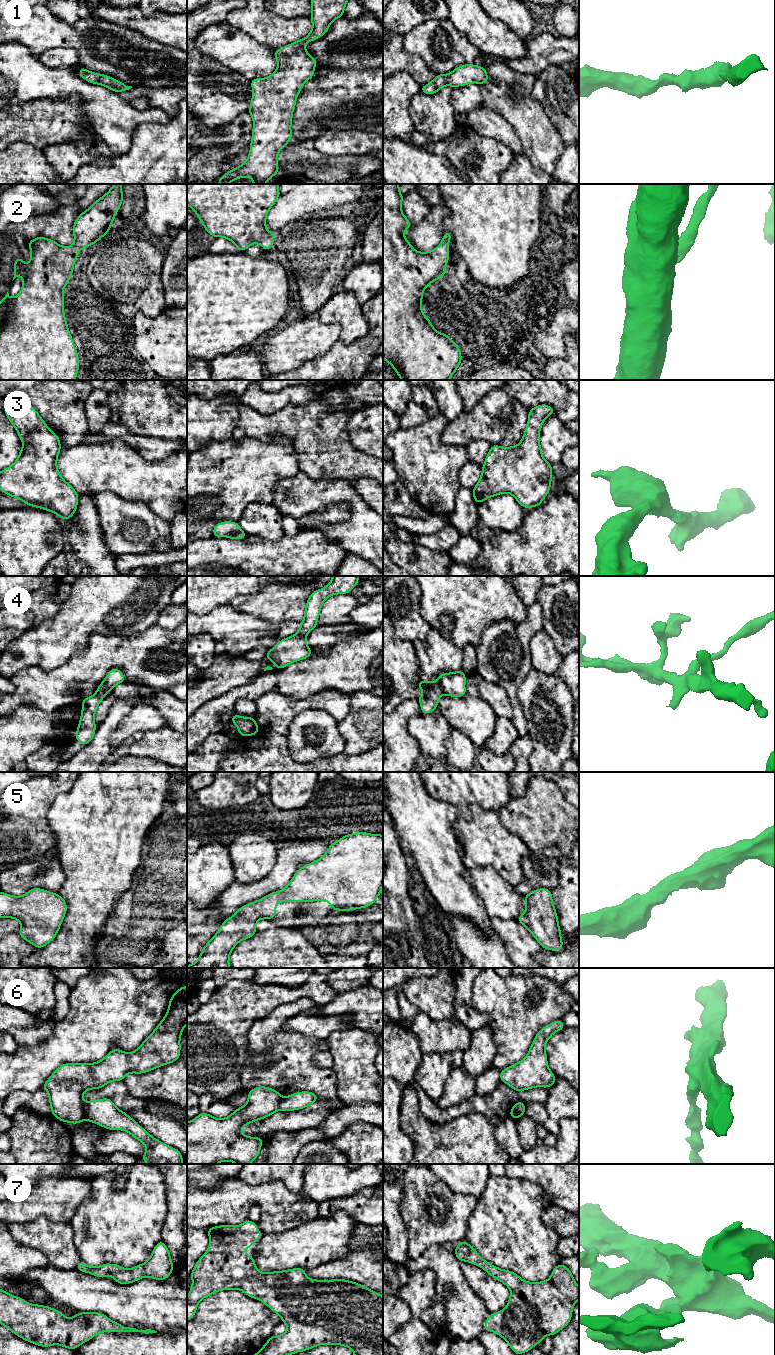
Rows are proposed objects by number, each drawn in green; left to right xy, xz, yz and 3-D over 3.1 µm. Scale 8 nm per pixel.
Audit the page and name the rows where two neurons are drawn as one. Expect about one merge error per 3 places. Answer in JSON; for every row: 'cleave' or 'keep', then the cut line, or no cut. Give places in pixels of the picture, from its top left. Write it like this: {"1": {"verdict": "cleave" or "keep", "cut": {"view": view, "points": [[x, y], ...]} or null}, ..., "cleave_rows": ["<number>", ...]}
{"1": {"verdict": "keep", "cut": null}, "2": {"verdict": "keep", "cut": null}, "3": {"verdict": "keep", "cut": null}, "4": {"verdict": "keep", "cut": null}, "5": {"verdict": "keep", "cut": null}, "6": {"verdict": "cleave", "cut": {"view": "xy", "points": [[83, 1103], [86, 1118]]}}, "7": {"verdict": "keep", "cut": null}, "cleave_rows": ["6"]}

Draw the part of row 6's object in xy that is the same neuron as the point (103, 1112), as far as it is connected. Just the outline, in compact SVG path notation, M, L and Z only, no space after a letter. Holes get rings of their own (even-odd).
M110 1098L84 1103L86 1120L105 1129L129 1132L144 1143L146 1152L140 1158L147 1164L183 1164L182 1154L148 1134L134 1119L117 1108Z

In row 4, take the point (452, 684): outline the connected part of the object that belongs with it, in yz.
M462 670L442 673L436 682L427 682L421 680L417 684L418 689L422 689L424 693L417 699L421 705L421 713L429 714L438 707L438 701L442 694L451 697L463 697L467 694L465 690L465 682L467 676Z

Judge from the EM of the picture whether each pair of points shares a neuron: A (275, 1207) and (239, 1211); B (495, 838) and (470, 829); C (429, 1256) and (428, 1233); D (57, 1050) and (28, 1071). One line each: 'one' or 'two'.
A: one
B: one
C: two
D: one

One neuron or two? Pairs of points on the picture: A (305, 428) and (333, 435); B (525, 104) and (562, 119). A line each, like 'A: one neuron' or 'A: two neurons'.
A: one neuron
B: two neurons

